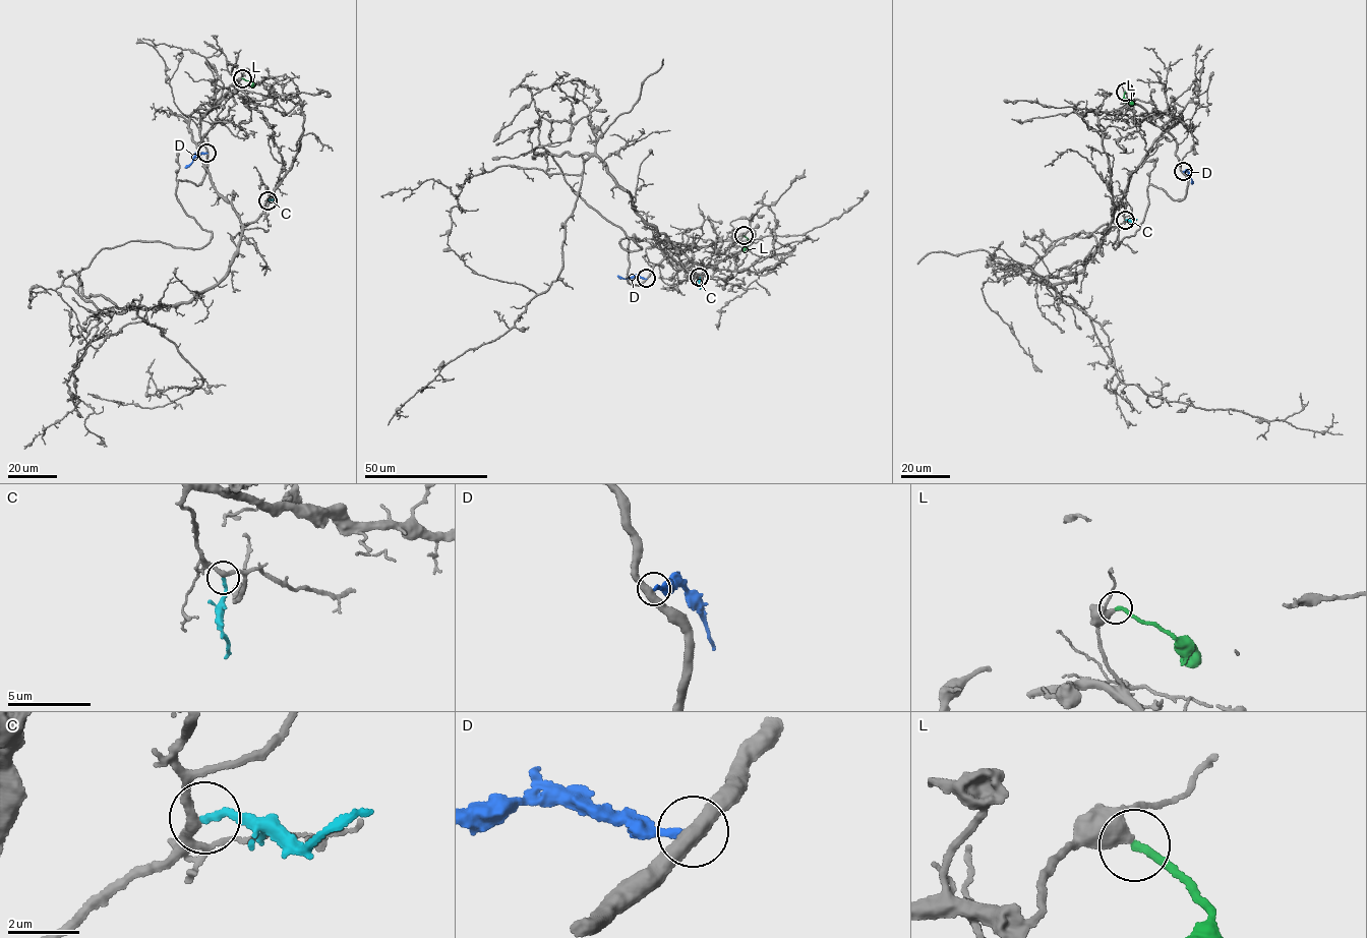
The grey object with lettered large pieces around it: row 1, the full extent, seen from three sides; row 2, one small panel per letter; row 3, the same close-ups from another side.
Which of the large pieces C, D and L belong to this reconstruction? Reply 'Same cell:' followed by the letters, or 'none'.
Same cell: L

